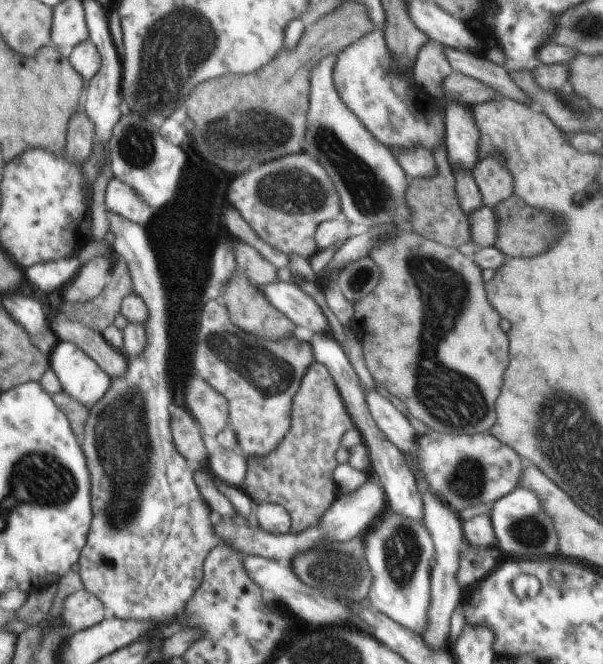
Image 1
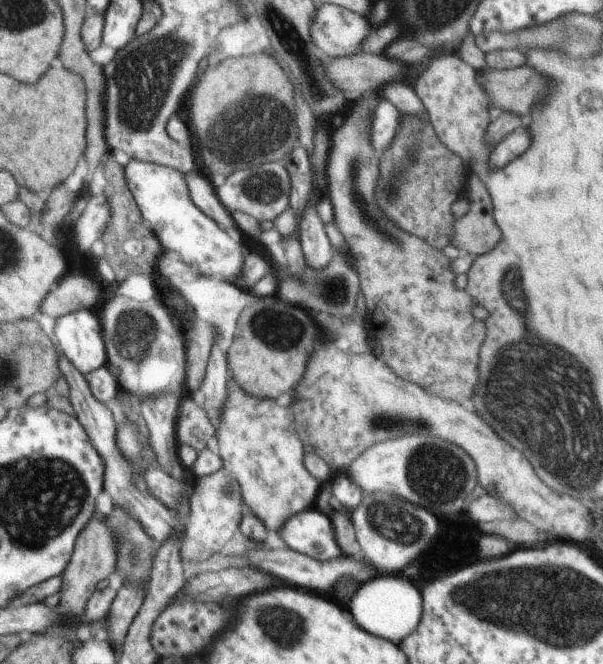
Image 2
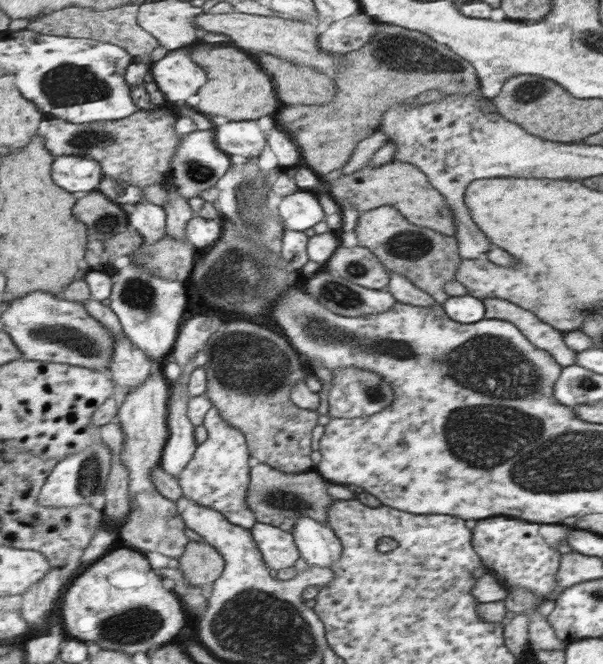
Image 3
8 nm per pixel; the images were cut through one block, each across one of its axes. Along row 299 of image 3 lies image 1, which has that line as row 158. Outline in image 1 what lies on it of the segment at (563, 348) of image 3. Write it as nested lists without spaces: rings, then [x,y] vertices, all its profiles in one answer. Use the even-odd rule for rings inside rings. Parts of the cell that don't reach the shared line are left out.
[[[490,154],[481,159],[472,170],[472,174],[484,205],[494,206],[512,196],[514,178],[504,166],[500,154]]]

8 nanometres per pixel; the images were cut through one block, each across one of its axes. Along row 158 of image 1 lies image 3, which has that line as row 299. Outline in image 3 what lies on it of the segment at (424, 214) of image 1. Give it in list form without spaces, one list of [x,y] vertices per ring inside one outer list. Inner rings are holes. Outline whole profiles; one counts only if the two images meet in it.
[[[392,206],[360,213],[355,233],[358,245],[372,248],[372,253],[379,257],[389,271],[405,276],[434,298],[442,298],[447,302],[448,298],[453,297],[446,292],[446,284],[456,279],[459,264],[465,264],[465,258],[460,256],[460,244],[456,235],[446,236],[441,232],[412,224]]]

